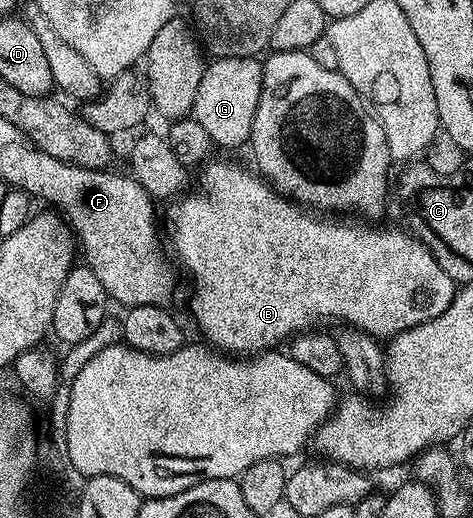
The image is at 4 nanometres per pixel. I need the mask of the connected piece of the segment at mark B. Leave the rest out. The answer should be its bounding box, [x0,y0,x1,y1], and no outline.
[163,161,455,357]

